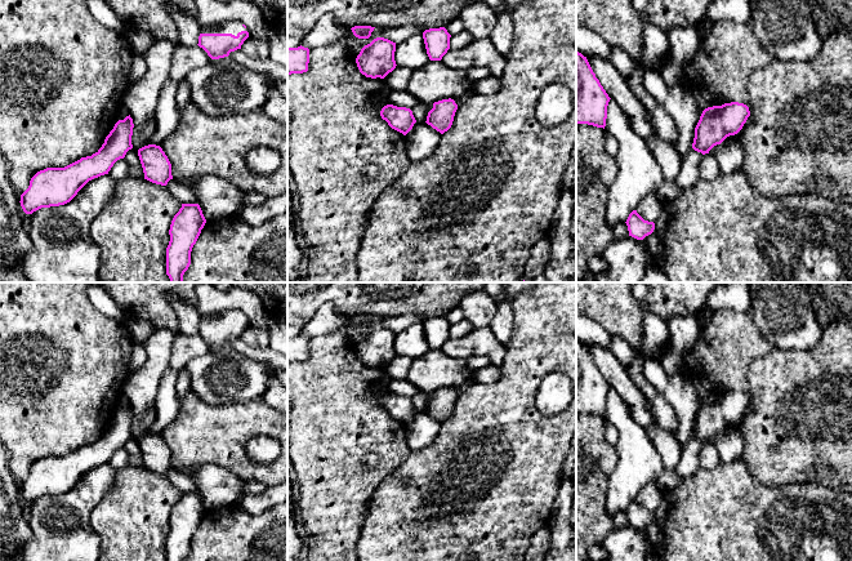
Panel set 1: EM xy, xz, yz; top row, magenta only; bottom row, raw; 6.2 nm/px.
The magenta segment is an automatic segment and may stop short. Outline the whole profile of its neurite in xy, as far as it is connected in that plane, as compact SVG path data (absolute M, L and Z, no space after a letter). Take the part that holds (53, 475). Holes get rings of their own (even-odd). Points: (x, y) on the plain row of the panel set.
M129 404L115 413L102 436L92 445L81 446L64 457L46 457L37 460L21 484L23 500L32 503L41 497L64 494L89 469L108 463L113 453L133 437L133 417L133 408Z

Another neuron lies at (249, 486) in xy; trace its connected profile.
M245 481L244 482L244 494L245 493L259 494L267 489L268 489L268 486L266 486L262 482L257 482L257 481Z

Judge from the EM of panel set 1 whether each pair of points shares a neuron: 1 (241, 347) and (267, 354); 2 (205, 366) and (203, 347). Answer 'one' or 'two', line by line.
1: one
2: two

